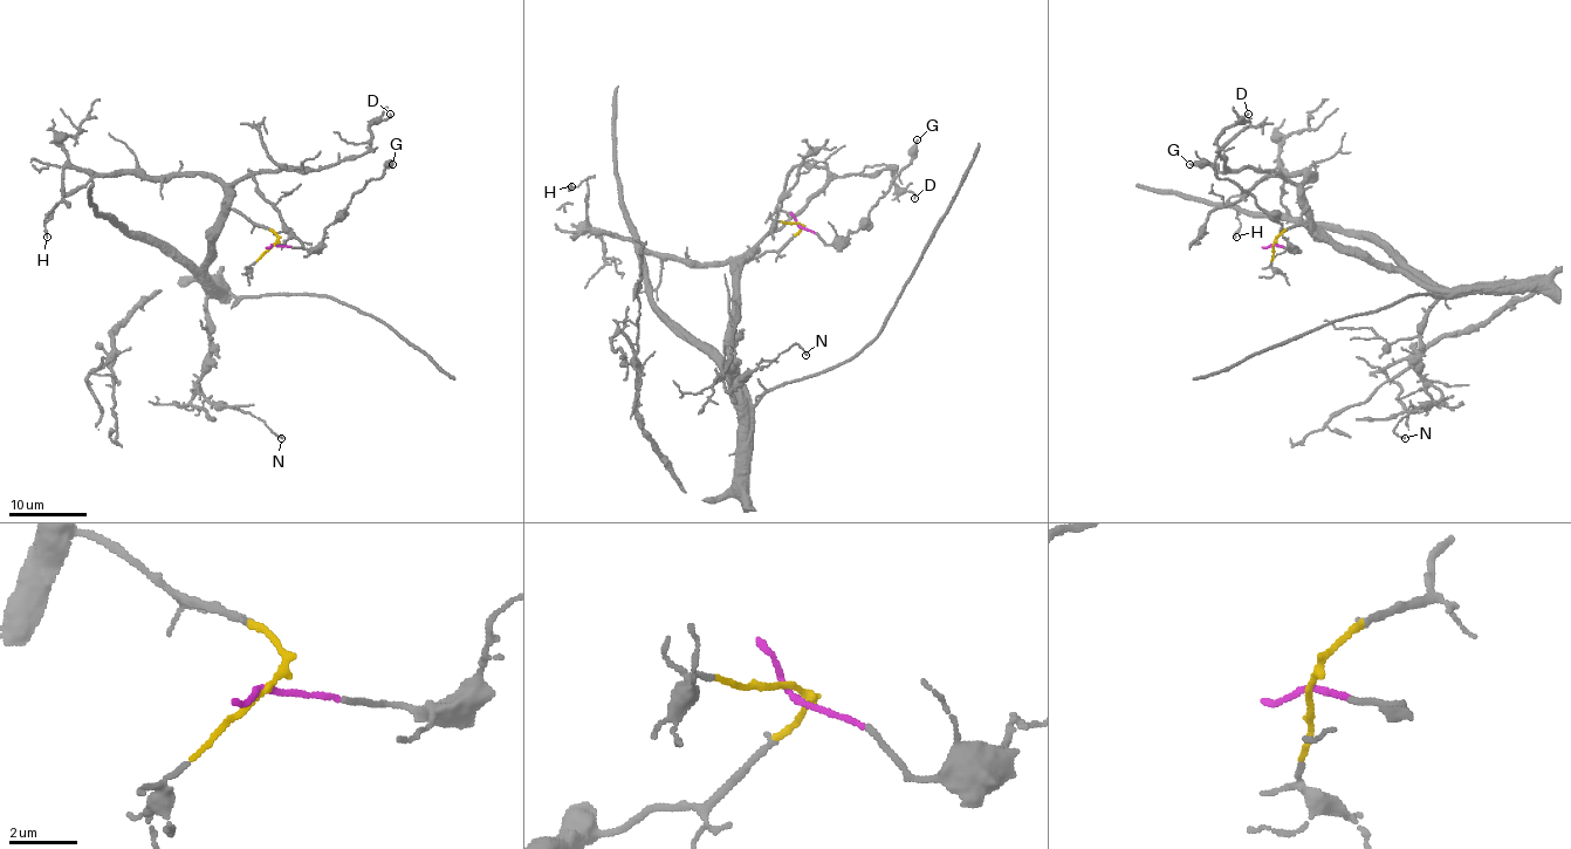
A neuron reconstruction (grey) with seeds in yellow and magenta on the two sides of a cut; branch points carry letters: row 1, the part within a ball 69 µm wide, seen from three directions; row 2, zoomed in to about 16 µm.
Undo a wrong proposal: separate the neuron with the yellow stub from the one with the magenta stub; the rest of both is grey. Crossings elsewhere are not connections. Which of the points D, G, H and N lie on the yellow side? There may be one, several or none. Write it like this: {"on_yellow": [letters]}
{"on_yellow": ["D", "H", "N"]}

